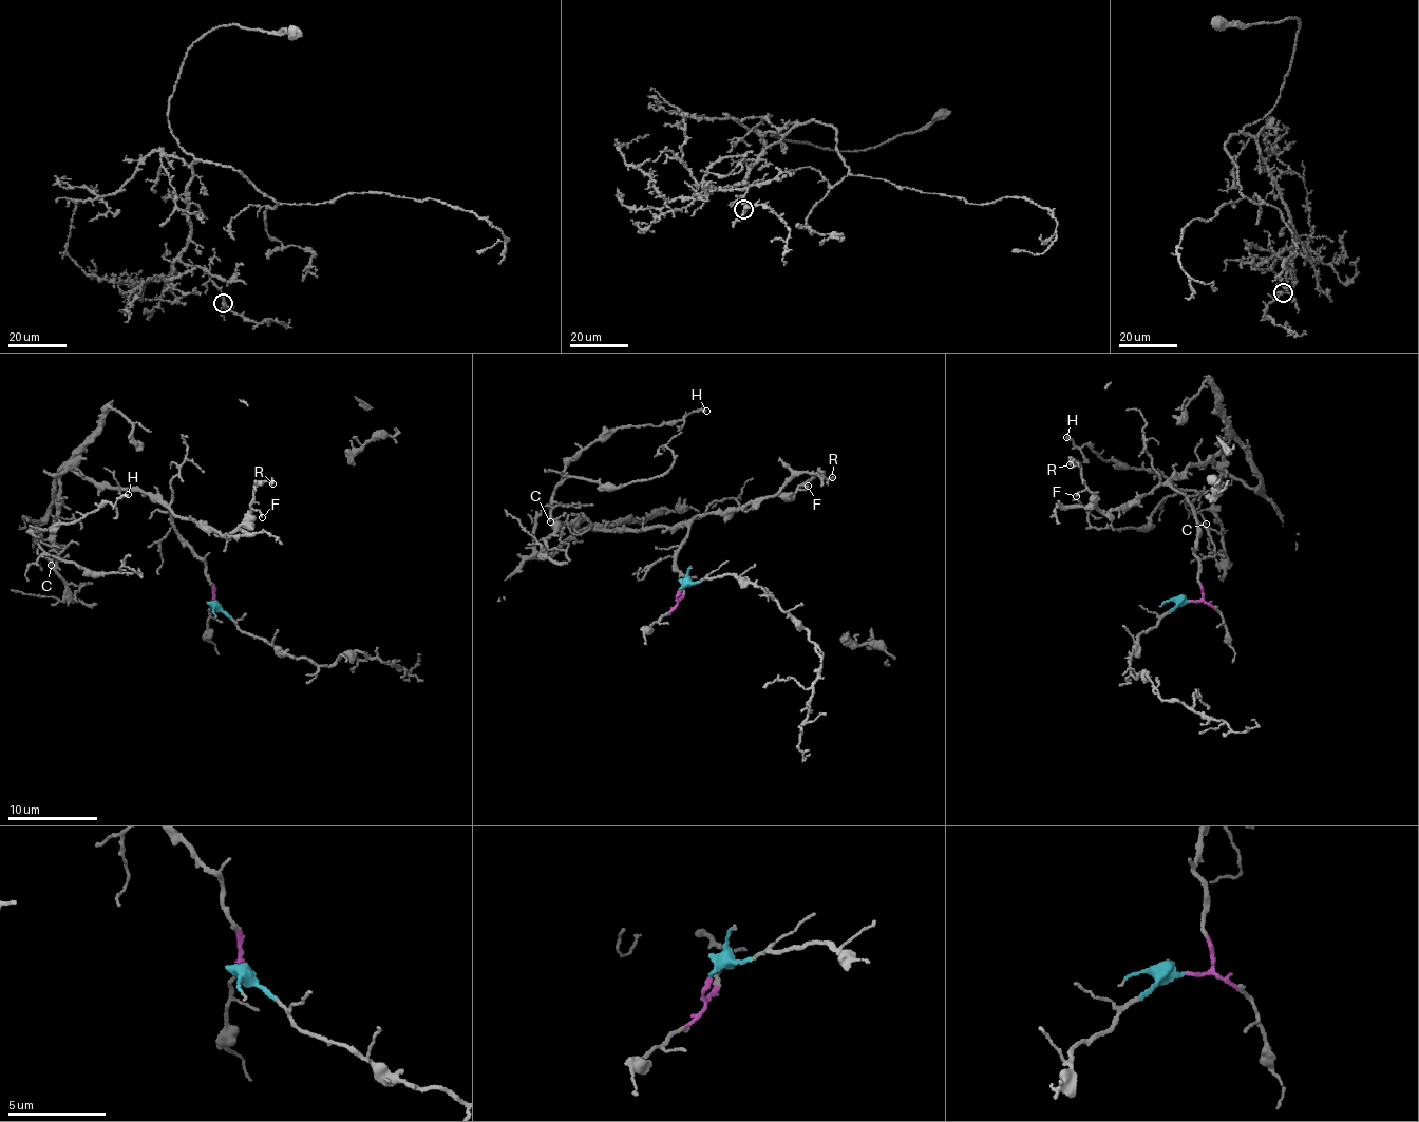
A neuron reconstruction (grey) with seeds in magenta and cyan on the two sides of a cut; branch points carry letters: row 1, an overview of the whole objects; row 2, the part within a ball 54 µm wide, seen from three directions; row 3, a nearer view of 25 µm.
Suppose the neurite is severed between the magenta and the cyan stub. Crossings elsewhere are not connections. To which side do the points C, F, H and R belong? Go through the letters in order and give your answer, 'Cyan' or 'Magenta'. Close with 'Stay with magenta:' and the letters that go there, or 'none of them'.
C: Magenta
F: Magenta
H: Magenta
R: Magenta
Stay with magenta: C, F, H, R

